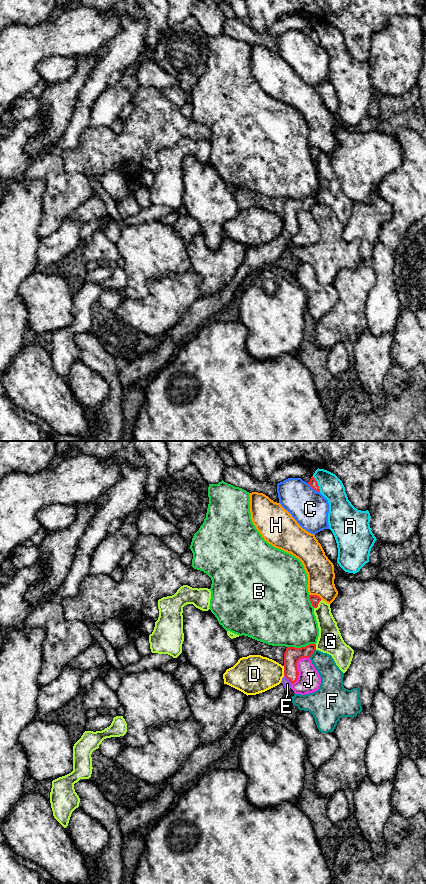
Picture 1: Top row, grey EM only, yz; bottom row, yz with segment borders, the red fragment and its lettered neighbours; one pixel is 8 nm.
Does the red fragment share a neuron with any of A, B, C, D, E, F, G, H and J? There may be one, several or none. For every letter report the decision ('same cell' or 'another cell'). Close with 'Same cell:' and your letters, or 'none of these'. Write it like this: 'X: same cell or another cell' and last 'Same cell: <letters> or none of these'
A: another cell
B: another cell
C: another cell
D: another cell
E: same cell
F: another cell
G: another cell
H: another cell
J: another cell
Same cell: E

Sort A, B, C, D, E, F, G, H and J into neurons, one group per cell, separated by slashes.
A / B / C / D / E / F / G / H / J

